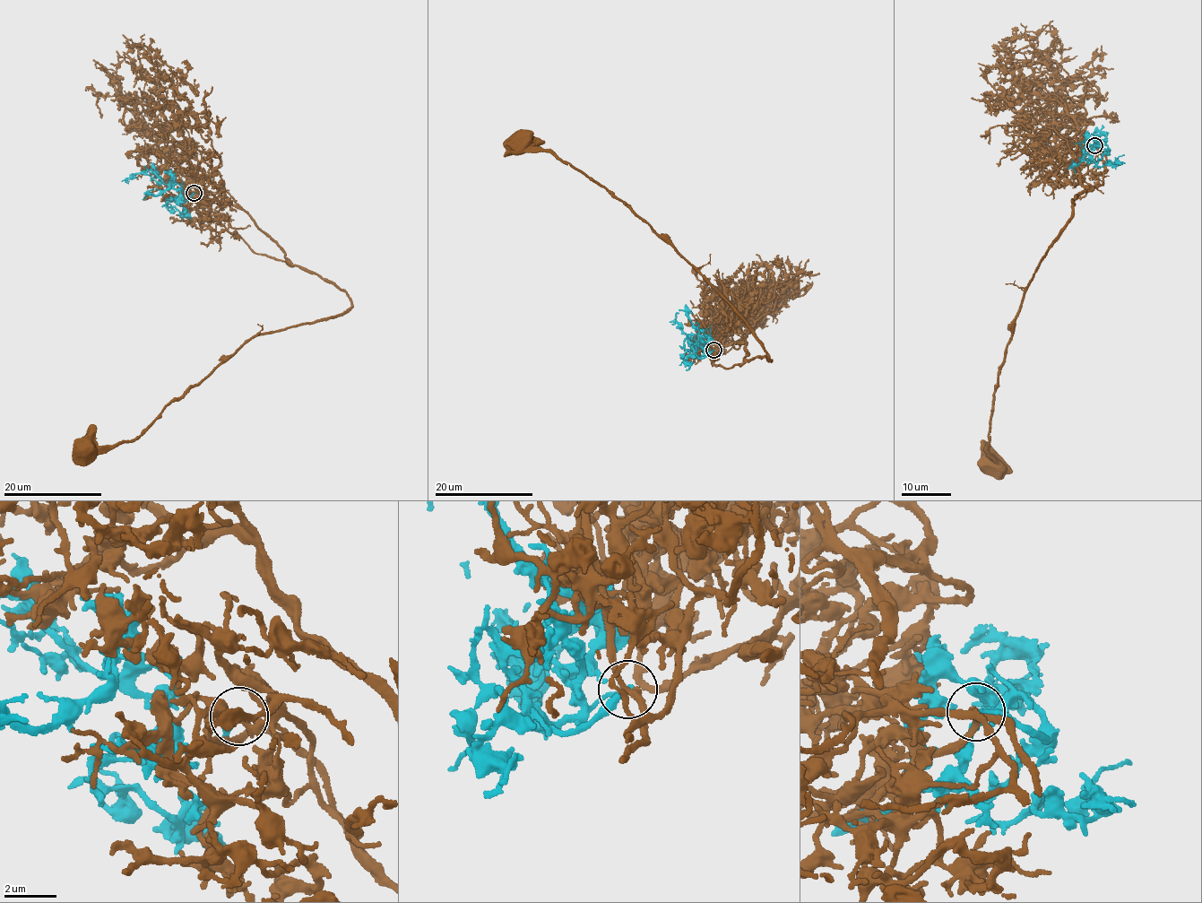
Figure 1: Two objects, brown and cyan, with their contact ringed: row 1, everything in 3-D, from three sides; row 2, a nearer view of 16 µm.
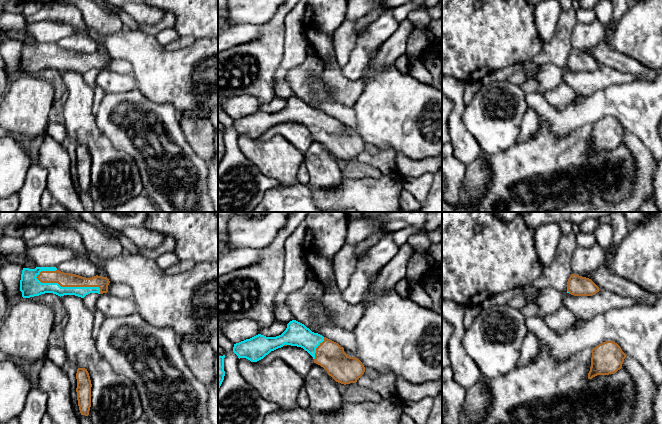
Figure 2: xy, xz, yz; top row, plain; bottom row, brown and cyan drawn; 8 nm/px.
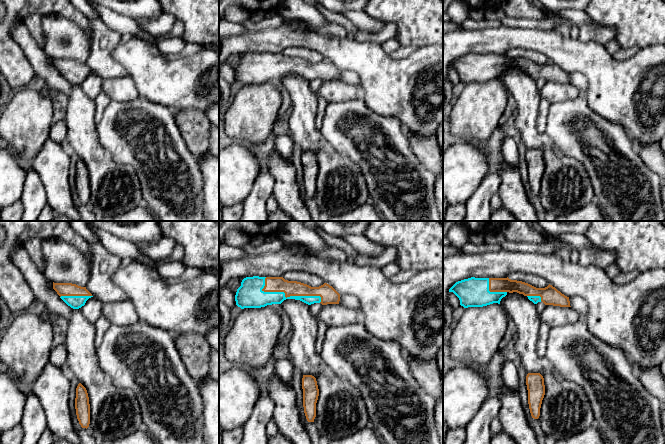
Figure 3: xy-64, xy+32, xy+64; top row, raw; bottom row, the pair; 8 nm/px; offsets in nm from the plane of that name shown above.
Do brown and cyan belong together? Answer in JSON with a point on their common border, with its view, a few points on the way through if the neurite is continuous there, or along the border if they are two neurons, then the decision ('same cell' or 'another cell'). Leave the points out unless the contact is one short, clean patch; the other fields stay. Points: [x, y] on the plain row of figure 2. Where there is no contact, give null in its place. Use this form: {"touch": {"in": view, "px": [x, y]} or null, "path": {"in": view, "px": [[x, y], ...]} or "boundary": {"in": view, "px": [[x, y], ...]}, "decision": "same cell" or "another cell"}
{"touch": {"in": "xy", "px": [70, 62]}, "decision": "same cell"}

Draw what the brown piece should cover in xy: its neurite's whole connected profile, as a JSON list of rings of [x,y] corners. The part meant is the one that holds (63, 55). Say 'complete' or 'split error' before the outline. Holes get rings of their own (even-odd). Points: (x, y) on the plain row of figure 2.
split error | [[[56,43],[23,44],[20,56],[20,67],[23,74],[53,69],[58,72],[75,71],[84,74],[90,69],[108,68],[110,57],[107,53],[82,53],[64,49]]]

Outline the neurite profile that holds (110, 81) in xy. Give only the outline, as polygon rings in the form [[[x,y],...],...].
[[[108,68],[100,70],[96,85],[101,87],[106,94],[129,92],[137,88],[133,74],[121,74]]]

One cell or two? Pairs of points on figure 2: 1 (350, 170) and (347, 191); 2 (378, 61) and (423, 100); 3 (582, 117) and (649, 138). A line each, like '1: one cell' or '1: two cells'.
1: two cells
2: two cells
3: one cell

